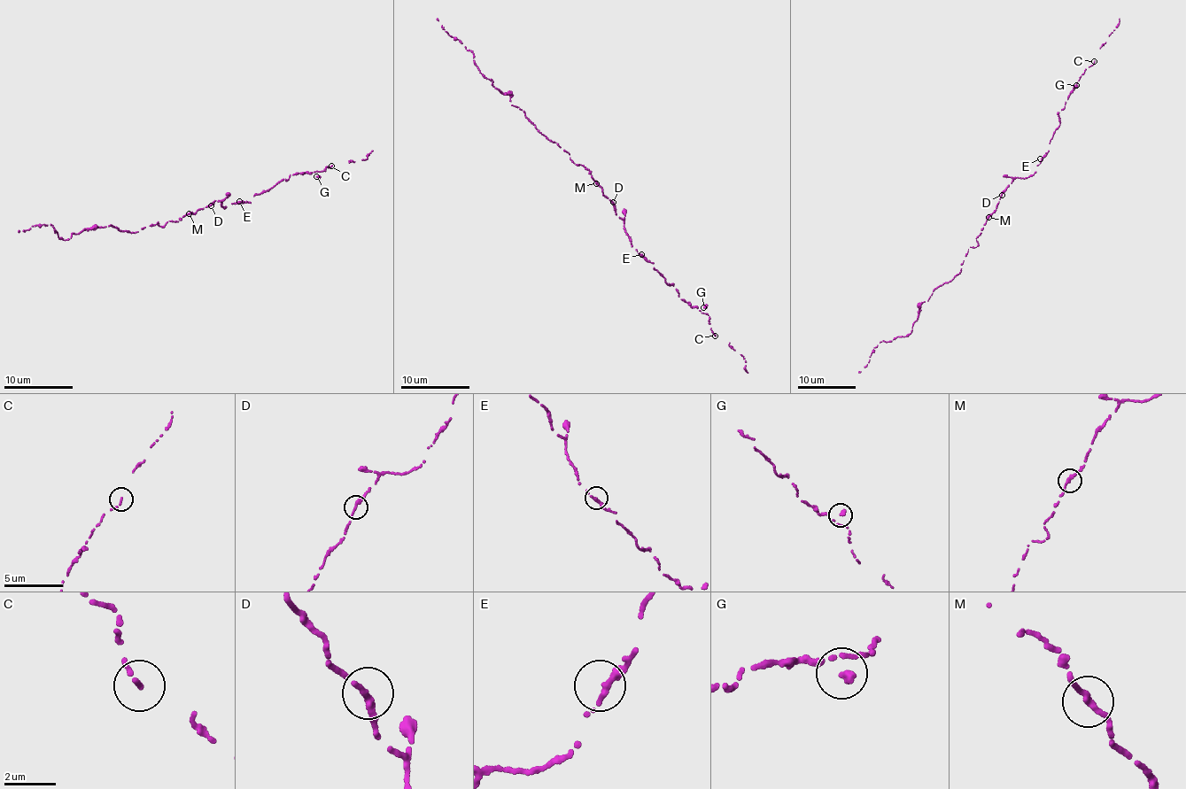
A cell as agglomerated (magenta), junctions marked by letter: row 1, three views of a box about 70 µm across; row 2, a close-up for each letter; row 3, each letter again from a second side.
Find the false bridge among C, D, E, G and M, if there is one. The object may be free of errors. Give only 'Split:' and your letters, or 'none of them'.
Split: none of them

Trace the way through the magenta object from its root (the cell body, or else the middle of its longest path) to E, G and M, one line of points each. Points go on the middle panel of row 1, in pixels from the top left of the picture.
E: (603, 196), (613, 203), (616, 214), (623, 220), (626, 235), (638, 254), (641, 254)
G: (603, 196), (623, 220), (624, 228), (638, 254), (663, 274), (678, 297), (690, 302), (692, 307), (703, 307)
M: (603, 196), (601, 187), (596, 182)

